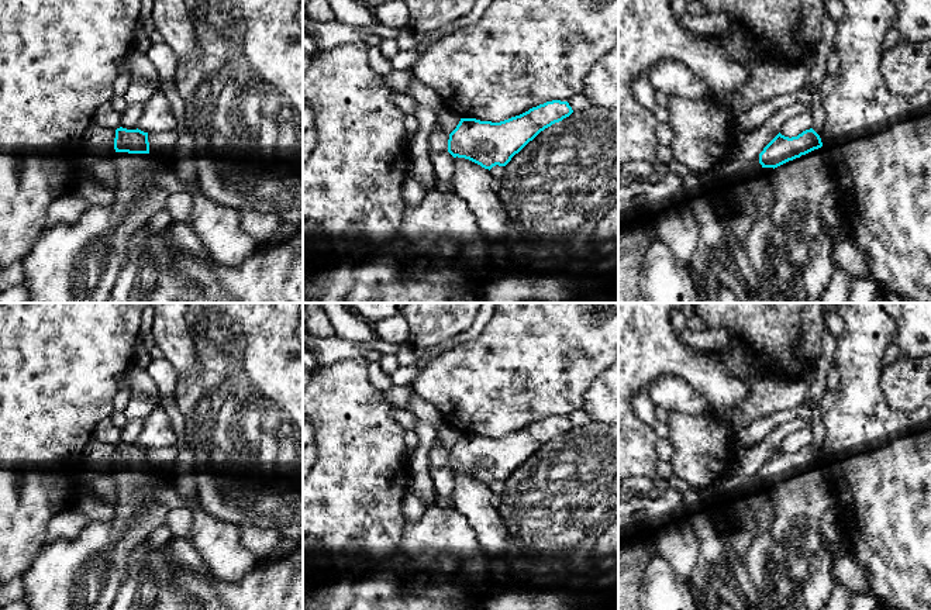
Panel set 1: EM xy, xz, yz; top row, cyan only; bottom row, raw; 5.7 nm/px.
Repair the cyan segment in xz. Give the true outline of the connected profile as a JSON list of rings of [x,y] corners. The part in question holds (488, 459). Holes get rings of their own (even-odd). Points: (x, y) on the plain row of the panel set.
[[[552,416],[500,438],[461,434],[456,444],[449,449],[448,468],[454,473],[469,475],[489,486],[496,480],[506,482],[541,447],[562,437],[572,428],[573,425],[568,417]]]

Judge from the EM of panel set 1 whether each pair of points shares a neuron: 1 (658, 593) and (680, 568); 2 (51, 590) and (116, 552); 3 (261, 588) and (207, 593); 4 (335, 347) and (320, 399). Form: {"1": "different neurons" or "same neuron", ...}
{"1": "different neurons", "2": "same neuron", "3": "same neuron", "4": "different neurons"}

